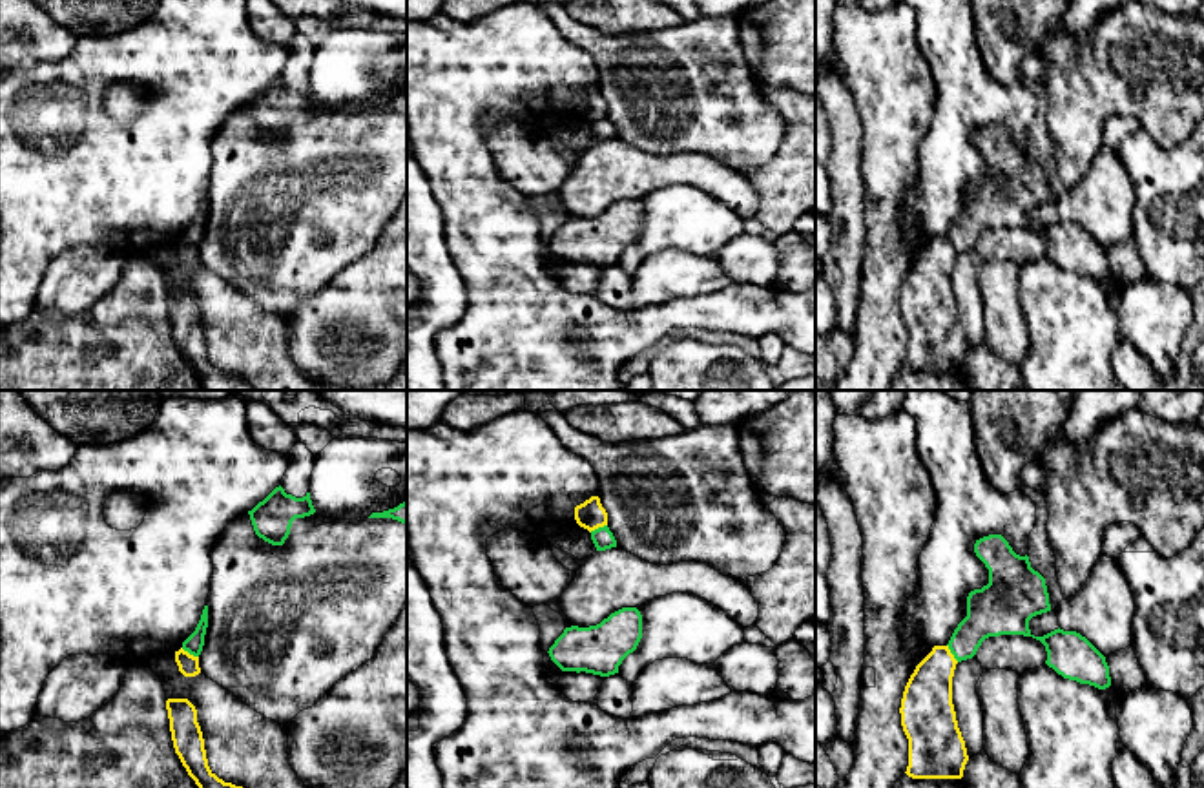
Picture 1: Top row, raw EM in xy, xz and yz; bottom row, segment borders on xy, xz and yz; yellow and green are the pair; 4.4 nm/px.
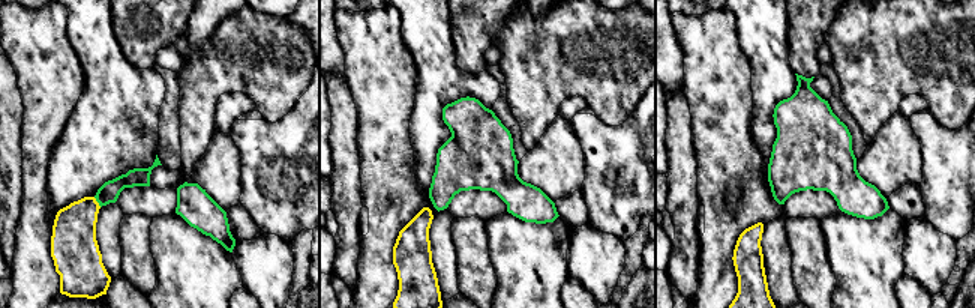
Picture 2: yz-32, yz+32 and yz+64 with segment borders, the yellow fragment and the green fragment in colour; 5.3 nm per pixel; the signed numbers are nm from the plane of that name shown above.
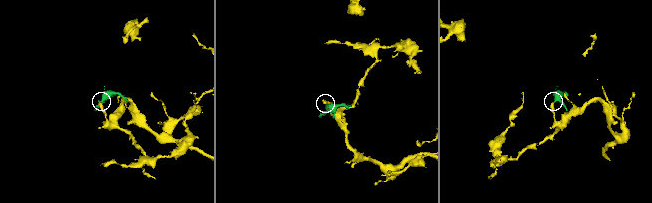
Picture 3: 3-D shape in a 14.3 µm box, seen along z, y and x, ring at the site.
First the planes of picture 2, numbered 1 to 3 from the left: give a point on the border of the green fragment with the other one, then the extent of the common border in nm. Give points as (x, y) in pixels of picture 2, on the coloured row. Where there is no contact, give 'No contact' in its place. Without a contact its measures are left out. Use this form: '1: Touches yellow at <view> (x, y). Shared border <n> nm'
1: Touches yellow at yz-32 (96, 202). Shared border 70 nm
2: No contact
3: No contact

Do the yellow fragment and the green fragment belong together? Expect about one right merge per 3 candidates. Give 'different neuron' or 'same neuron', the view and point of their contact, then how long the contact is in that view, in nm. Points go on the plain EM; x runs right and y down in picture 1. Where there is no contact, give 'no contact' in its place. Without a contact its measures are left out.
different neuron; contact xy (188, 245); length 90 nm

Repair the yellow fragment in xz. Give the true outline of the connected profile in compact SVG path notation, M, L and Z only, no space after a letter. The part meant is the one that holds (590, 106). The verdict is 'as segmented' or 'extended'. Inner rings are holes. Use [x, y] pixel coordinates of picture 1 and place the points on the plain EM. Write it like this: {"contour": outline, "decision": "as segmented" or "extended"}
{"contour": "M591 88L584 95L575 98L575 111L580 119L587 120L589 124L607 117L607 104L600 95L598 88Z", "decision": "as segmented"}

